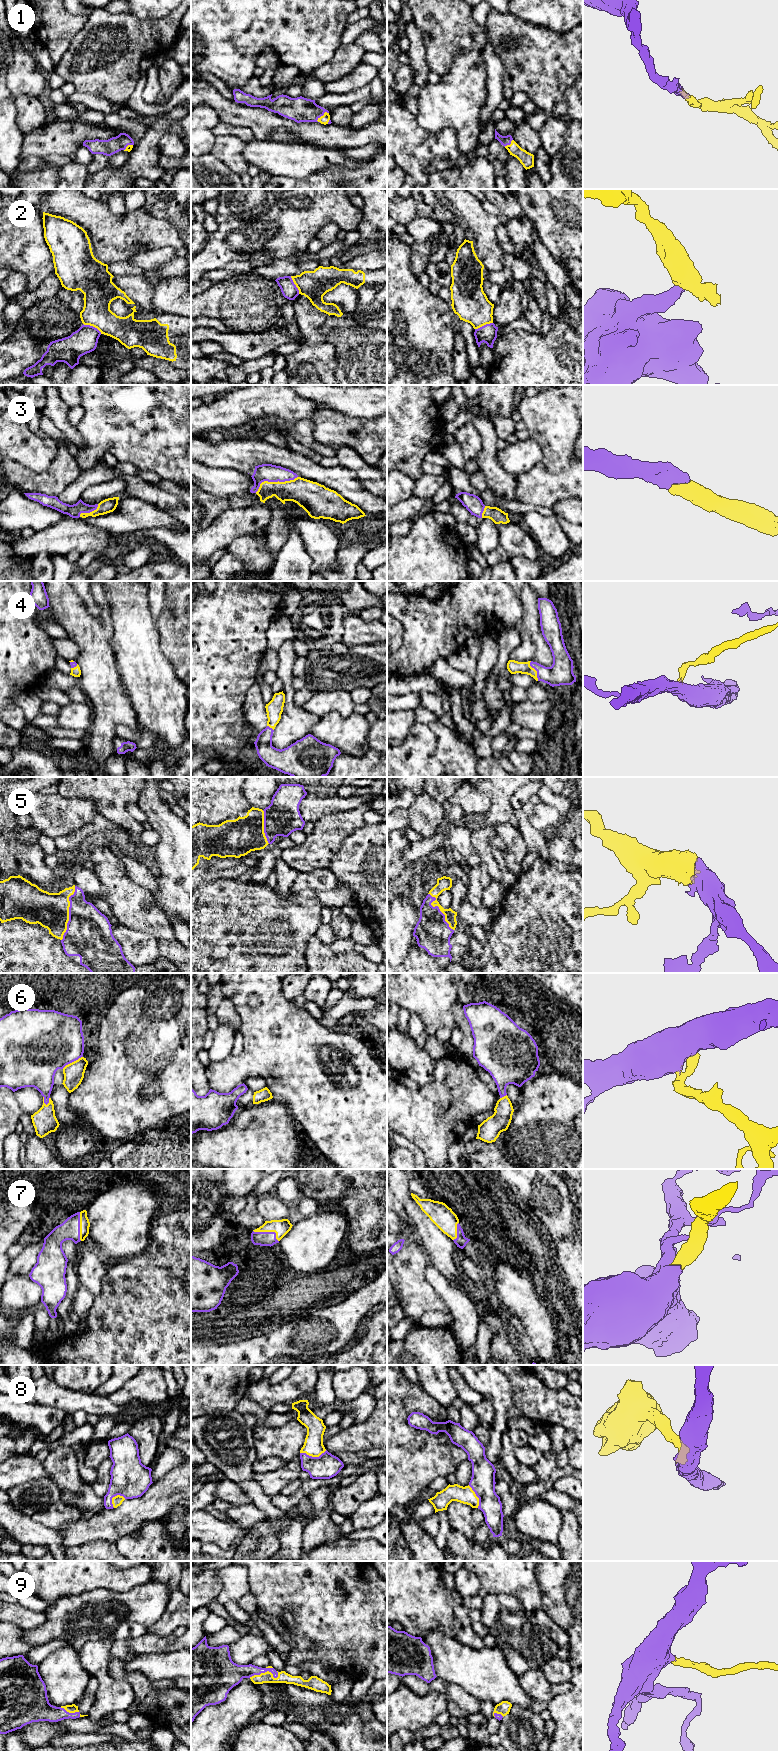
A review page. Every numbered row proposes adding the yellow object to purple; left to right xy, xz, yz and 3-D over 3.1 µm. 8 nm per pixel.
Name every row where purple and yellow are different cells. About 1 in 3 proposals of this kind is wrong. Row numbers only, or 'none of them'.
2

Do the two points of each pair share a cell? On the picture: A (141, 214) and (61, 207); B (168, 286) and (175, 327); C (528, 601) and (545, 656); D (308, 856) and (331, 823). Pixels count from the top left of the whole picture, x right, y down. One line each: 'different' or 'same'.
A: same
B: different
C: same
D: same

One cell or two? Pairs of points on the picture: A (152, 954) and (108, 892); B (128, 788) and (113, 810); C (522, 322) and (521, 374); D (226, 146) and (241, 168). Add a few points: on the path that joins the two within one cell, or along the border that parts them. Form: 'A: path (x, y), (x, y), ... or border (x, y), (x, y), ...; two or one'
A: border (119, 922), (128, 927), (150, 933), (156, 938); two
B: path (123, 793), (116, 800), (116, 805); one
C: border (537, 331), (530, 332), (515, 329), (500, 338); two
D: path (230, 151), (236, 163); one

